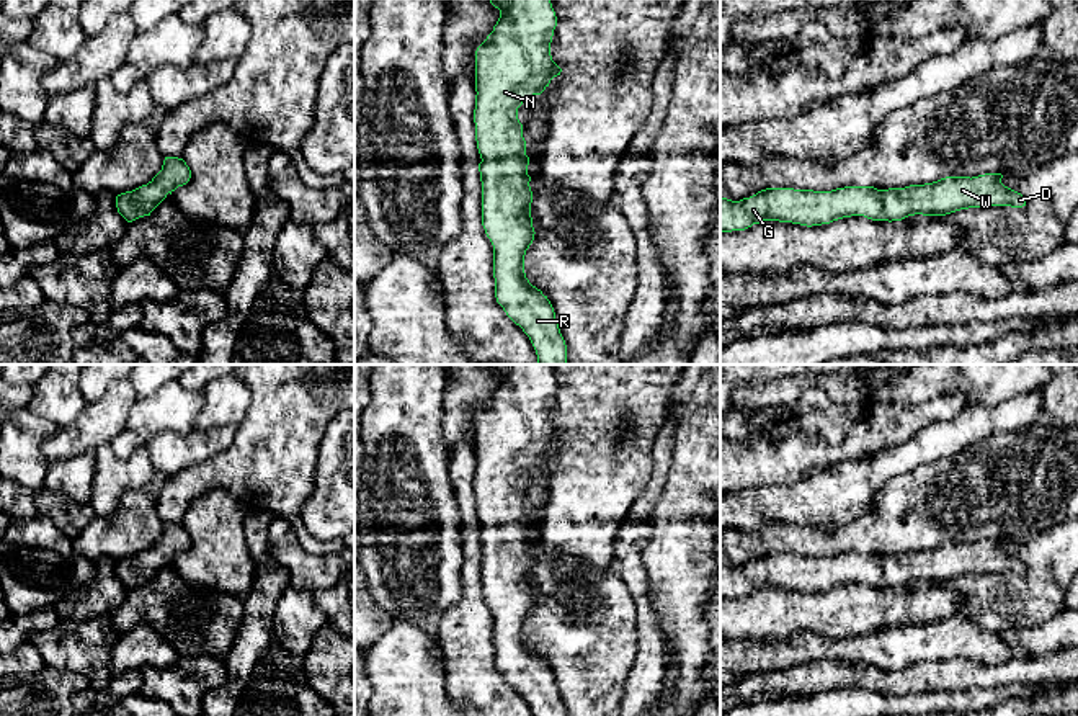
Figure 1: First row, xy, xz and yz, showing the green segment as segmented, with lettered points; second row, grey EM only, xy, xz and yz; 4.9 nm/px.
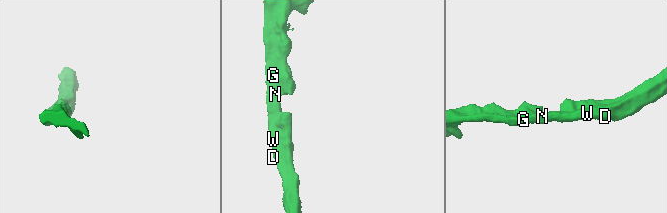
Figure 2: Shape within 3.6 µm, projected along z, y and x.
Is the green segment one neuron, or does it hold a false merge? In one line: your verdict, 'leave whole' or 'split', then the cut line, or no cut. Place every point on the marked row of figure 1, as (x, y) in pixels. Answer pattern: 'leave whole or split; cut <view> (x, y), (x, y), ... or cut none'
leave whole; cut none

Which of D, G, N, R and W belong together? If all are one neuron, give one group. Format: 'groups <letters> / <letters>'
groups D G N R W

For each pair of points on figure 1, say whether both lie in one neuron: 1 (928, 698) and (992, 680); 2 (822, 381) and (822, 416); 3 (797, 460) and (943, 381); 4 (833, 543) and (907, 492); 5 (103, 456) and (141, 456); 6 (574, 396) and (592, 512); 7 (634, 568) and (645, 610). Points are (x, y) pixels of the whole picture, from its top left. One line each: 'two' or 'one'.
1: two
2: two
3: two
4: one
5: one
6: one
7: one

